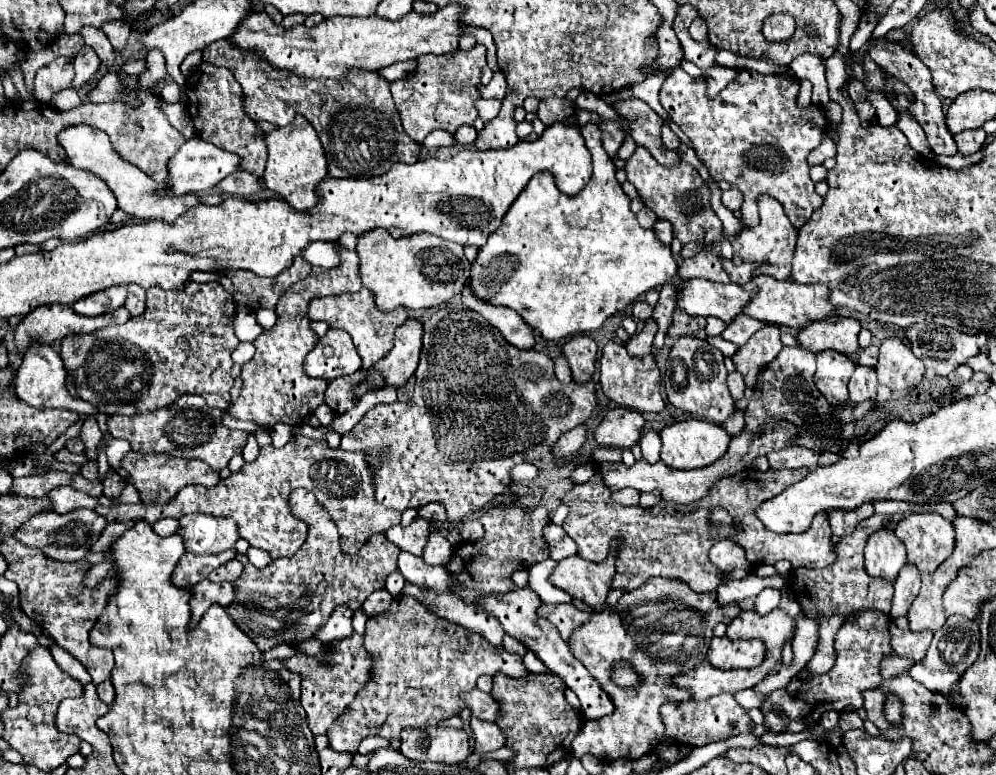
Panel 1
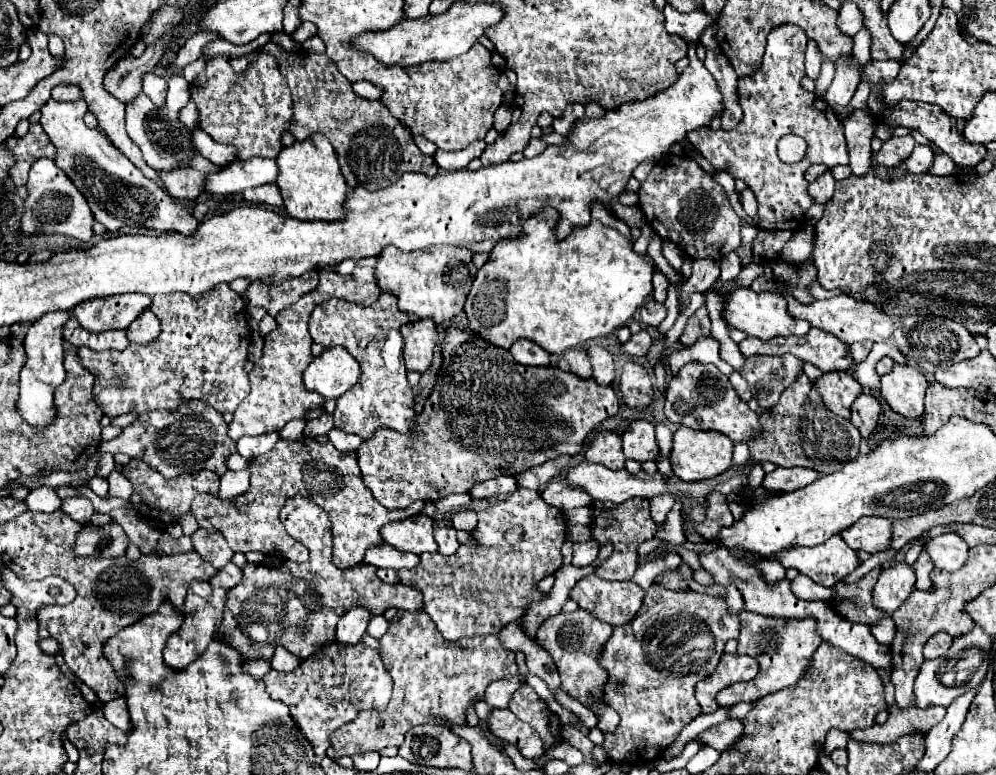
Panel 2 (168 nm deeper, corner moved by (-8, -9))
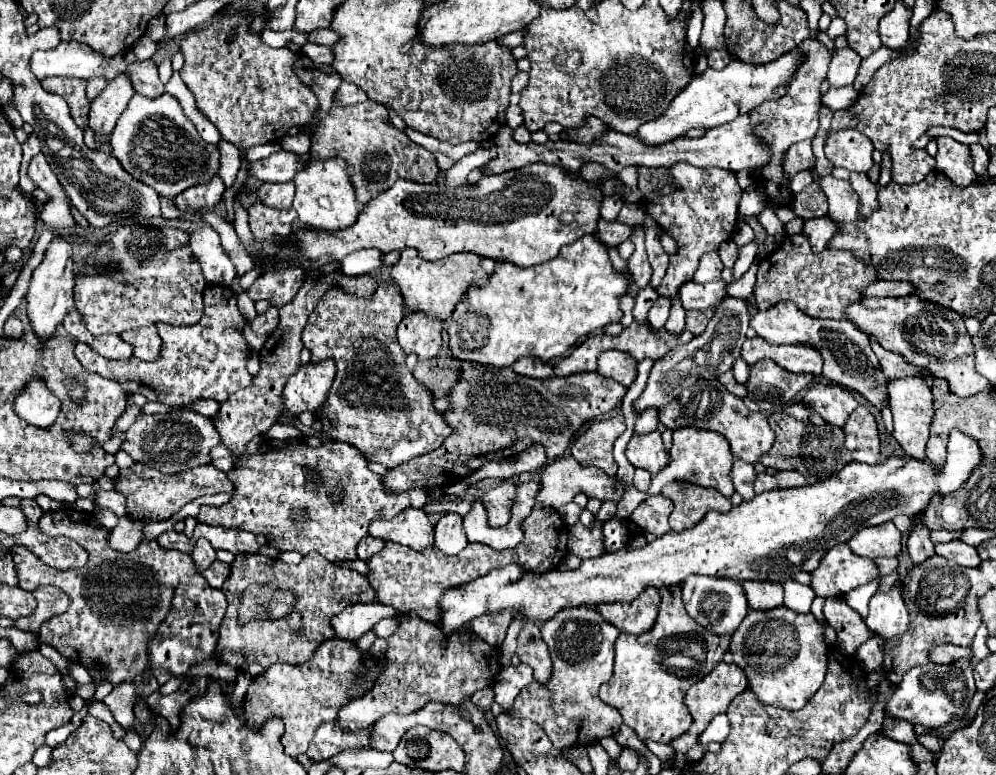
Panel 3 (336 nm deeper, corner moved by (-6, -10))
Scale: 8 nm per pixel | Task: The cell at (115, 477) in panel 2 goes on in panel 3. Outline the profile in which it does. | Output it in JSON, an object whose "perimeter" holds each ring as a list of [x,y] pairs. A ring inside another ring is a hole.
{"perimeter":[[[99,491],[99,495],[95,497],[95,505],[101,509],[111,509],[117,517],[127,515],[125,511],[125,497],[121,493],[113,491]]]}

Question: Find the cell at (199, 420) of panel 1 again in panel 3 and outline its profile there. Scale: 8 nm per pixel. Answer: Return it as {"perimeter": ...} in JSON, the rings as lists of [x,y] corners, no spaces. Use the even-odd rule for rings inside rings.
{"perimeter":[[[177,409],[171,413],[141,413],[137,421],[127,429],[127,439],[121,445],[135,461],[151,465],[161,473],[181,473],[185,469],[211,463],[209,451],[219,445],[219,437],[215,435],[213,421],[193,411]]]}

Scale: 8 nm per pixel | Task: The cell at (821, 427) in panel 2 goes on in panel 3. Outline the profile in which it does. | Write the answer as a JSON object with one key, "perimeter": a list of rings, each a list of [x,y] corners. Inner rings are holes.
{"perimeter":[[[801,403],[787,405],[781,415],[771,415],[769,425],[775,431],[777,439],[767,457],[761,457],[761,463],[765,467],[775,467],[779,471],[797,471],[811,485],[831,477],[847,463],[851,463],[851,455],[843,445],[843,431],[839,427],[827,425],[819,415],[811,413]]]}

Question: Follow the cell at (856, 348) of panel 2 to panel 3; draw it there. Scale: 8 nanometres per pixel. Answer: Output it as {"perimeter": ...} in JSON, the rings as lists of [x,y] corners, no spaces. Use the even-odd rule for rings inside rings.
{"perimeter":[[[781,301],[769,311],[757,311],[751,319],[751,327],[763,337],[769,345],[811,345],[823,357],[823,377],[841,387],[861,393],[875,409],[881,411],[887,405],[887,383],[877,355],[869,345],[869,337],[855,327],[851,321],[835,319],[817,319],[803,313],[793,301]]]}

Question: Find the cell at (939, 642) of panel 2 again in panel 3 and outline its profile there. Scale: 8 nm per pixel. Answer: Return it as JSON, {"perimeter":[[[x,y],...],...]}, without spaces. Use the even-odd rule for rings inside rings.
{"perimeter":[[[939,645],[939,649],[931,651],[931,661],[939,665],[953,665],[961,659],[971,661],[973,653],[969,647],[955,647],[955,645]]]}

